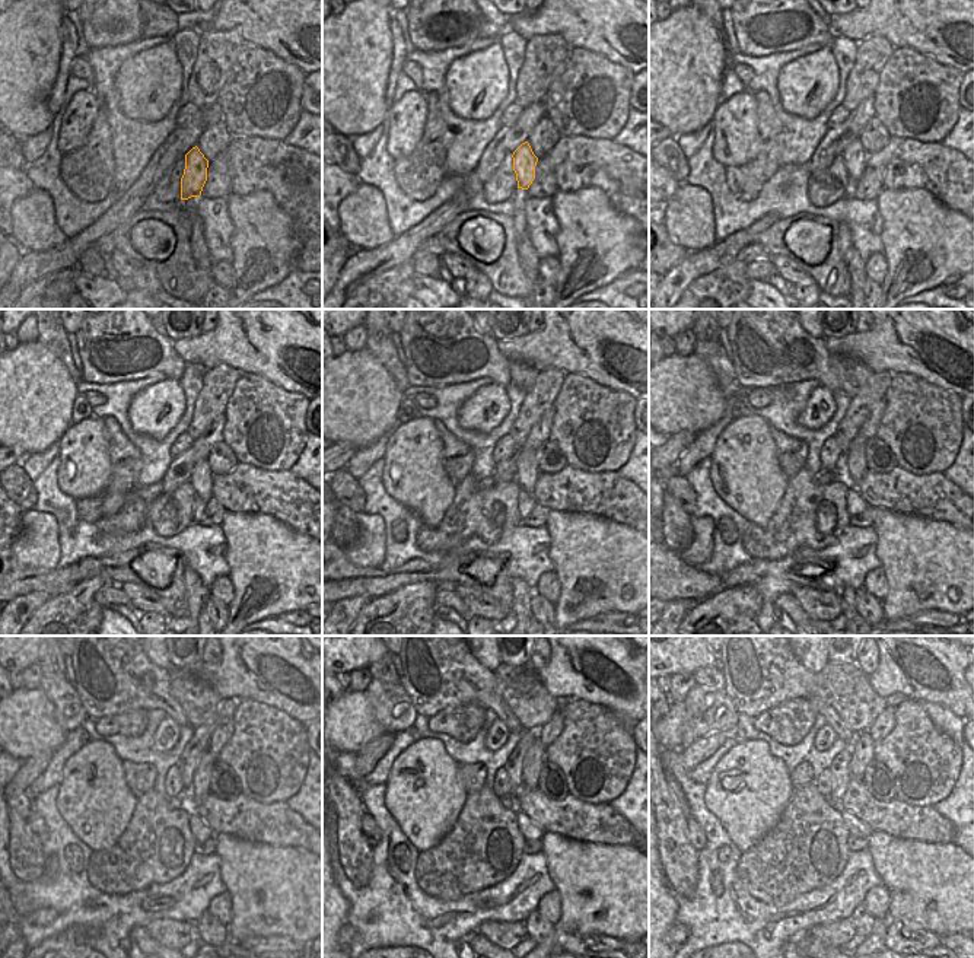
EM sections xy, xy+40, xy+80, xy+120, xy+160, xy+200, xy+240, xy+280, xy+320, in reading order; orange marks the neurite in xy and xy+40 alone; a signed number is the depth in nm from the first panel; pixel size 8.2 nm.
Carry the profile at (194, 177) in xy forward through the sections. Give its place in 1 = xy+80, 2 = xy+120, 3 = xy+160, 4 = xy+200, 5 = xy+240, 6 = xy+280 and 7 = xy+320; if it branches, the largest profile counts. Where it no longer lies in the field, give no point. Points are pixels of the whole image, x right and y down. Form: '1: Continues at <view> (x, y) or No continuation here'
1: Continues at xy+80 (855, 158)
2: Continues at xy+120 (201, 477)
3: Continues at xy+160 (528, 470)
4: Continues at xy+200 (853, 468)
5: Continues at xy+240 (200, 788)
6: Continues at xy+280 (535, 754)
7: Continues at xy+320 (862, 750).

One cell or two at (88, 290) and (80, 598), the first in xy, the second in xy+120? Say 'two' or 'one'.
two

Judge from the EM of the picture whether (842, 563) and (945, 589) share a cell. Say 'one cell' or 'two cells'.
two cells

